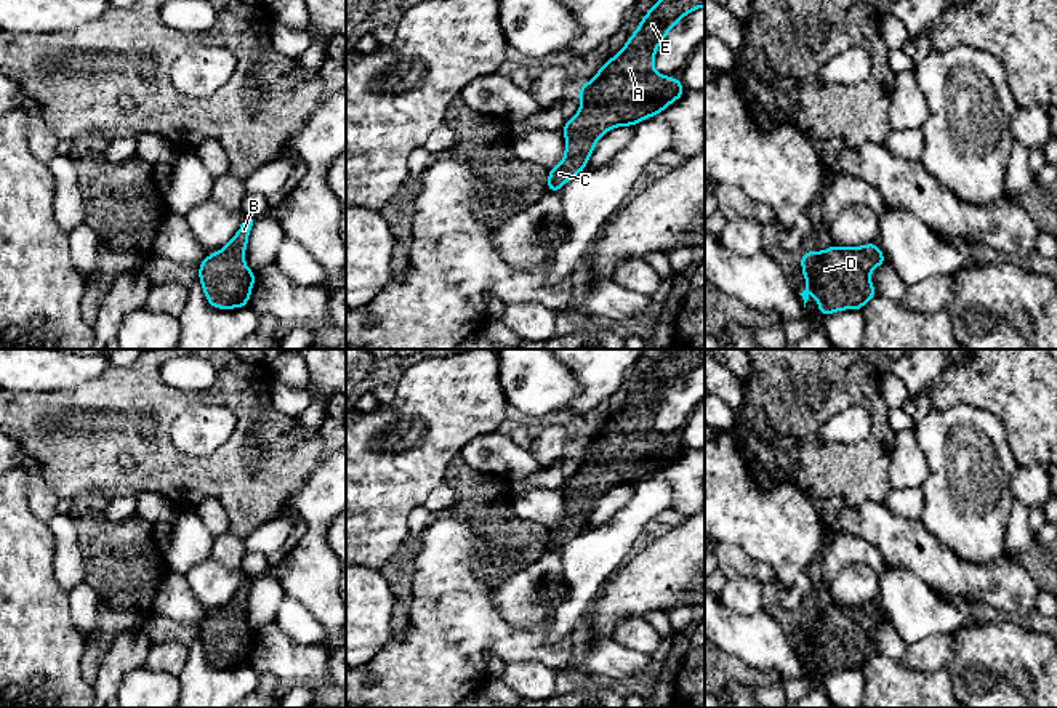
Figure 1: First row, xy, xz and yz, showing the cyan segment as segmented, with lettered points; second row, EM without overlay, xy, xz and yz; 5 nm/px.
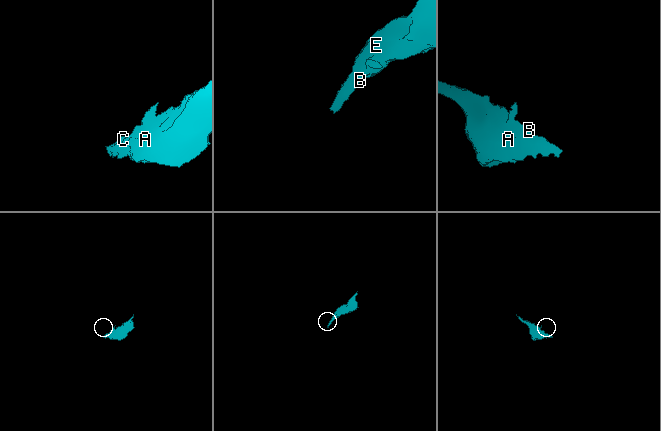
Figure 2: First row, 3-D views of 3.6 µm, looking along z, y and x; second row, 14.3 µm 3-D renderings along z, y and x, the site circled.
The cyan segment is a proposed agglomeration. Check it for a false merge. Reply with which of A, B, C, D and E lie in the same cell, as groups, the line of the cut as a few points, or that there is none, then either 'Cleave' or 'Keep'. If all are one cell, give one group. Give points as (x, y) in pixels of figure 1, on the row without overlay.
Groups: A B C D E. No split. Keep

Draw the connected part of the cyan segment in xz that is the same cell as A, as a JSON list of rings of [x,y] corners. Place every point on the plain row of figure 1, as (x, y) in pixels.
[[[665,349],[625,405],[578,447],[580,469],[564,482],[564,517],[548,529],[546,549],[559,553],[567,540],[588,527],[599,497],[607,490],[663,473],[685,453],[679,436],[657,431],[653,418],[677,380],[703,365],[705,349]]]

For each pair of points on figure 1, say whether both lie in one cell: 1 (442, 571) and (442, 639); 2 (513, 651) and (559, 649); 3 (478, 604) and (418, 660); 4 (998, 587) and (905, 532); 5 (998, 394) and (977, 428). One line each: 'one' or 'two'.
1: one
2: one
3: one
4: one
5: two

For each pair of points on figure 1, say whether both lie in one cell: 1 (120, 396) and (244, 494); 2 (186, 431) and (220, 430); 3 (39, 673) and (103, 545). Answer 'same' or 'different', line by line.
1: same
2: same
3: different

